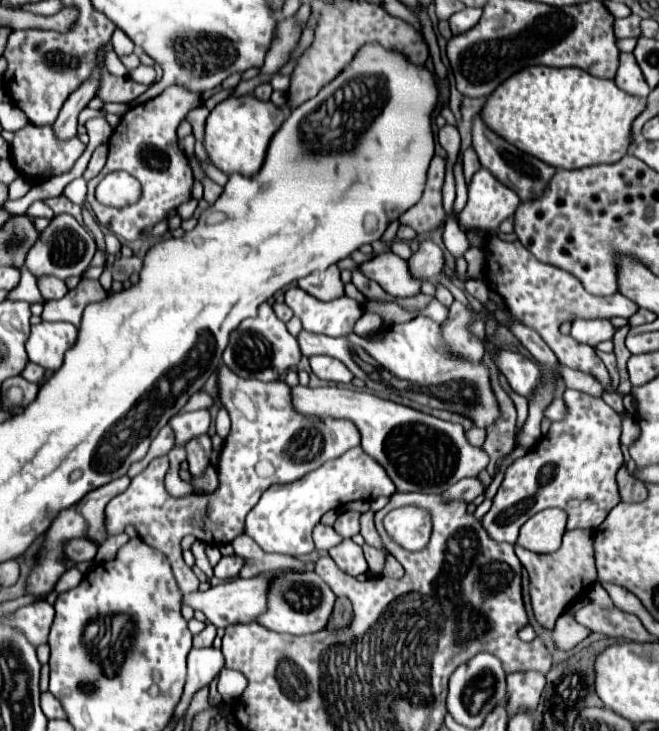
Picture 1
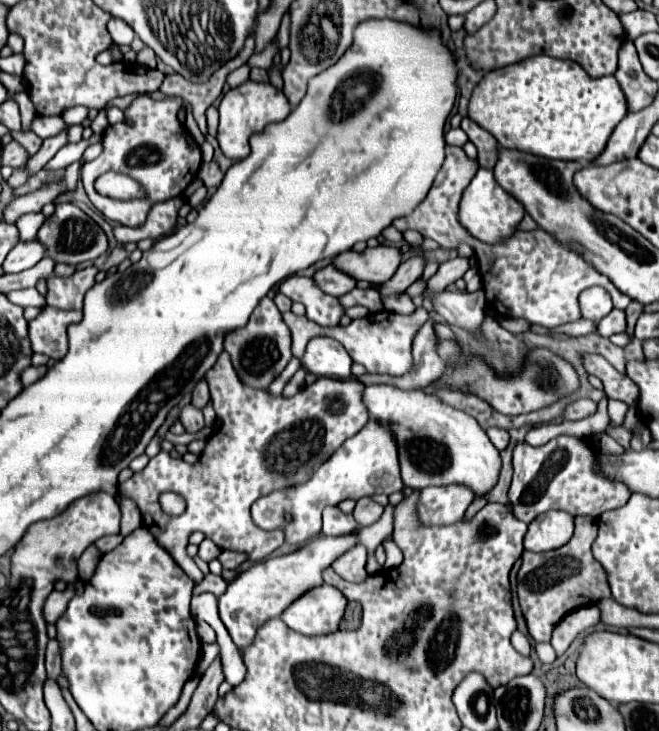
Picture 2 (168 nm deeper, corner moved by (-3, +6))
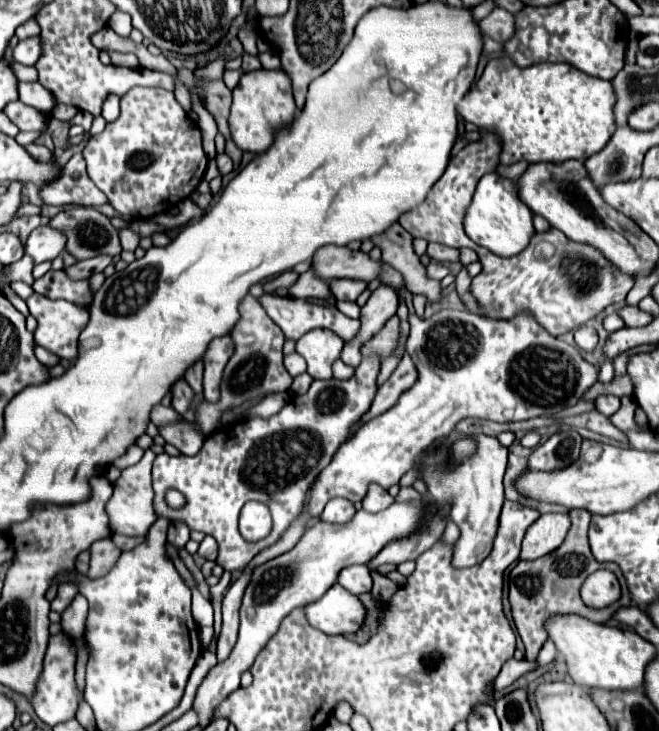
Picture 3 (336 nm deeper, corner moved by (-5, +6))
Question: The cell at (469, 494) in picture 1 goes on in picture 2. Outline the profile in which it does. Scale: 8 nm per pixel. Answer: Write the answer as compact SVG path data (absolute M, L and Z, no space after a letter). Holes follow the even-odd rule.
M461 484L425 488L419 498L419 520L423 524L453 524L463 518L473 498L475 492Z

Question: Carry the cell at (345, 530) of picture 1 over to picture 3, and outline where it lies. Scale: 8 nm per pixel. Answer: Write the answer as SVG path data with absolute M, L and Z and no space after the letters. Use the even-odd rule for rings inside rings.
M371 484L367 490L367 496L363 498L363 510L375 514L389 508L393 502L395 498L385 488L379 488L379 484Z

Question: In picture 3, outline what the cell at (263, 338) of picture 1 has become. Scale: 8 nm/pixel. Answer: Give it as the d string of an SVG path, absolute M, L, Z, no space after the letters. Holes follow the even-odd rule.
M245 296L239 304L239 316L241 316L239 322L231 330L231 336L235 340L235 354L229 360L229 364L225 366L223 380L219 386L219 400L213 404L209 404L207 400L201 400L199 406L195 408L195 422L199 424L199 428L205 436L211 436L219 428L223 412L239 408L245 402L251 402L259 396L285 392L291 388L291 382L293 382L293 378L289 376L289 372L283 366L285 336L283 336L281 328L265 314L265 310L257 302L257 298Z

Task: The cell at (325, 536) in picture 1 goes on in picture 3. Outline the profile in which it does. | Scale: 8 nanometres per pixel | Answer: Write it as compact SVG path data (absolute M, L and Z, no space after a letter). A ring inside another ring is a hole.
M333 498L331 502L327 502L321 520L331 522L331 524L343 524L347 520L351 520L351 516L355 514L355 506L349 500L343 498Z

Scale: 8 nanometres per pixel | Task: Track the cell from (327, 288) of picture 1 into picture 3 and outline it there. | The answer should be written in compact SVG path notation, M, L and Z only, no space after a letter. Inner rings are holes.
M331 280L331 292L337 300L355 302L369 284L365 280Z

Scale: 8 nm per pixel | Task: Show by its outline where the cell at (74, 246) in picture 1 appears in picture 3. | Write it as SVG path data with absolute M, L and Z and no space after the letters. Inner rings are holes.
M73 206L69 212L59 212L51 218L51 226L67 236L67 252L77 260L87 260L99 254L119 256L121 244L117 230L109 218L95 208Z

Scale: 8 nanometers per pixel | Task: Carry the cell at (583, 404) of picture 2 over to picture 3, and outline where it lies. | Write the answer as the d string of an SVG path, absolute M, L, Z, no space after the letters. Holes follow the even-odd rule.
M623 396L623 404L621 404L621 408L611 416L611 422L613 422L619 430L623 430L623 432L627 432L627 430L643 430L641 426L637 426L637 422L635 422L635 418L633 418L635 408L637 408L635 398L633 398L633 396Z

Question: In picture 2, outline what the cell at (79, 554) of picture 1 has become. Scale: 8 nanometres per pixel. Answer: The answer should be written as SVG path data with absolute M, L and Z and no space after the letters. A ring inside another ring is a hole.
M117 534L117 536L105 536L105 538L99 538L99 540L95 542L95 546L105 554L105 552L113 550L121 540L123 540L123 536L121 536L121 534Z

